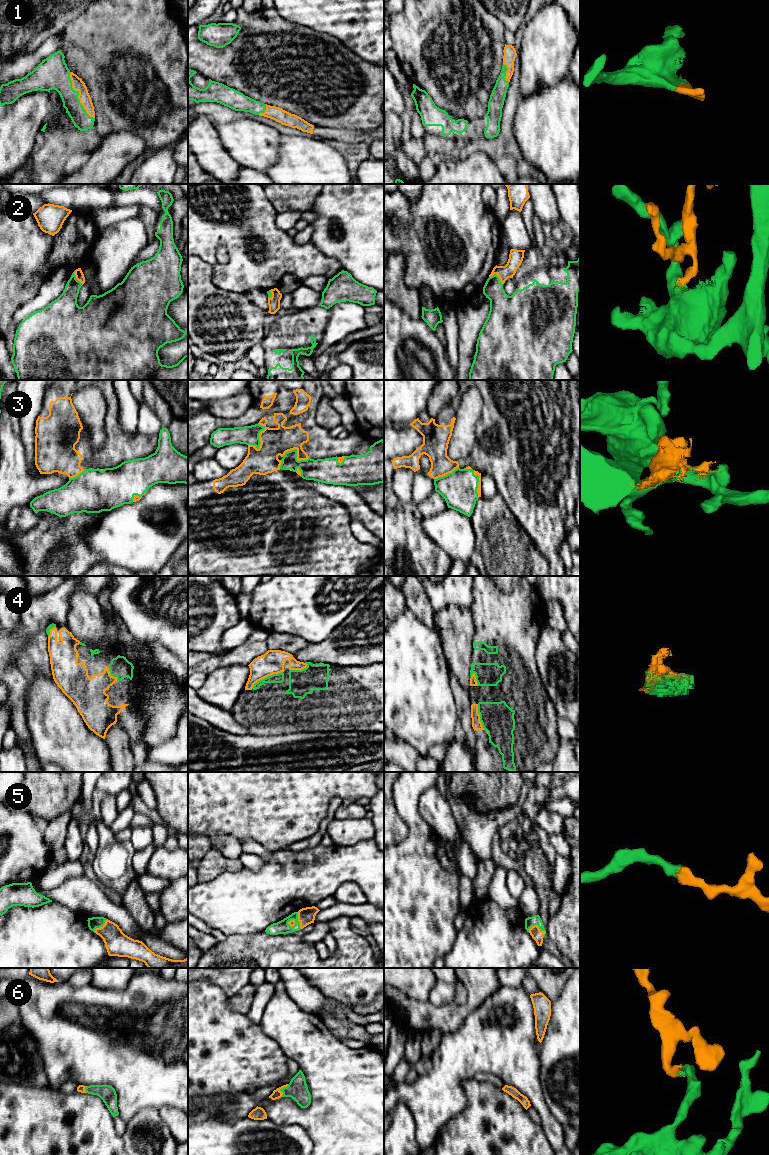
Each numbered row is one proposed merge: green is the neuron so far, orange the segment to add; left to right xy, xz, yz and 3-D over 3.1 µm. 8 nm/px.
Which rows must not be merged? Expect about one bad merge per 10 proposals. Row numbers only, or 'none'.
none

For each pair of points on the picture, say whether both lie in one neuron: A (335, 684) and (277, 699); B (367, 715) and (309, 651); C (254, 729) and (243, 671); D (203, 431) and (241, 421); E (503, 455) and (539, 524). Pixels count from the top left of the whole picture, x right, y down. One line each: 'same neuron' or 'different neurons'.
A: same neuron
B: different neurons
C: different neurons
D: same neuron
E: same neuron

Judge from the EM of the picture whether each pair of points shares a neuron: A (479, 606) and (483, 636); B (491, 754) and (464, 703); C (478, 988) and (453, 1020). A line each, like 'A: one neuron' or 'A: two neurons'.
A: one neuron
B: two neurons
C: one neuron

